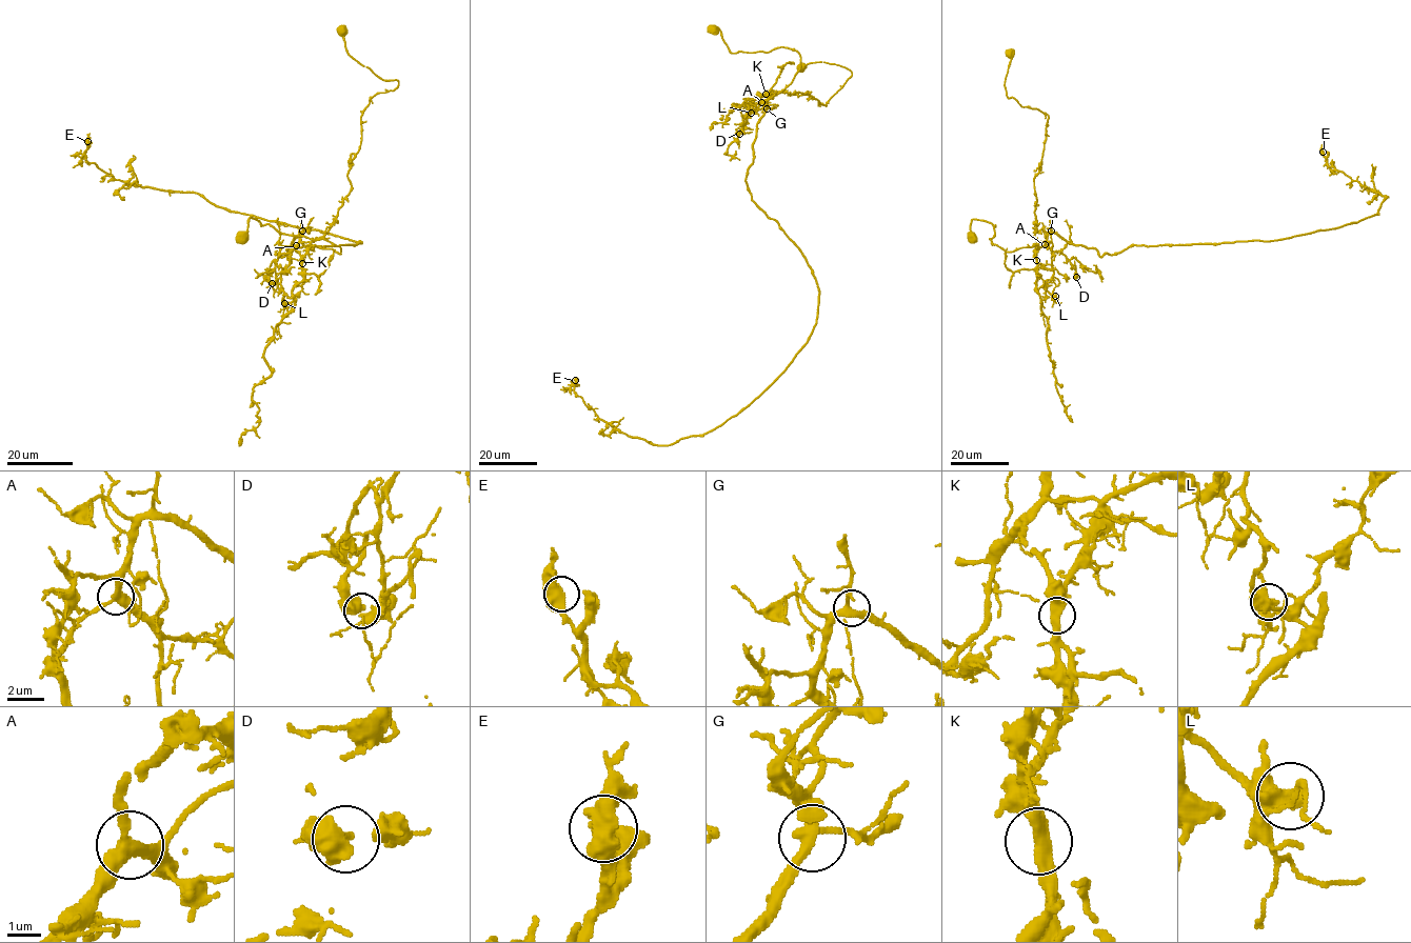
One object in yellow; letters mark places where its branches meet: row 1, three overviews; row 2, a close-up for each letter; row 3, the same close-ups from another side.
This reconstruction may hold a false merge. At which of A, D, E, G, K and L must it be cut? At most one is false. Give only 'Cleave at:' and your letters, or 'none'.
Cleave at: K

